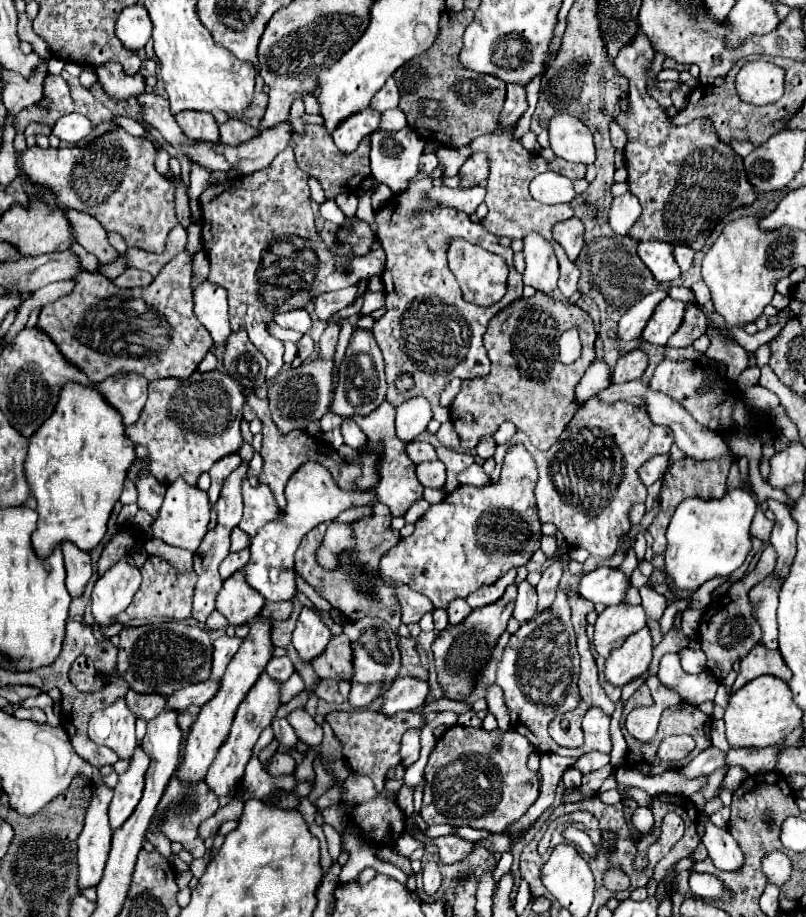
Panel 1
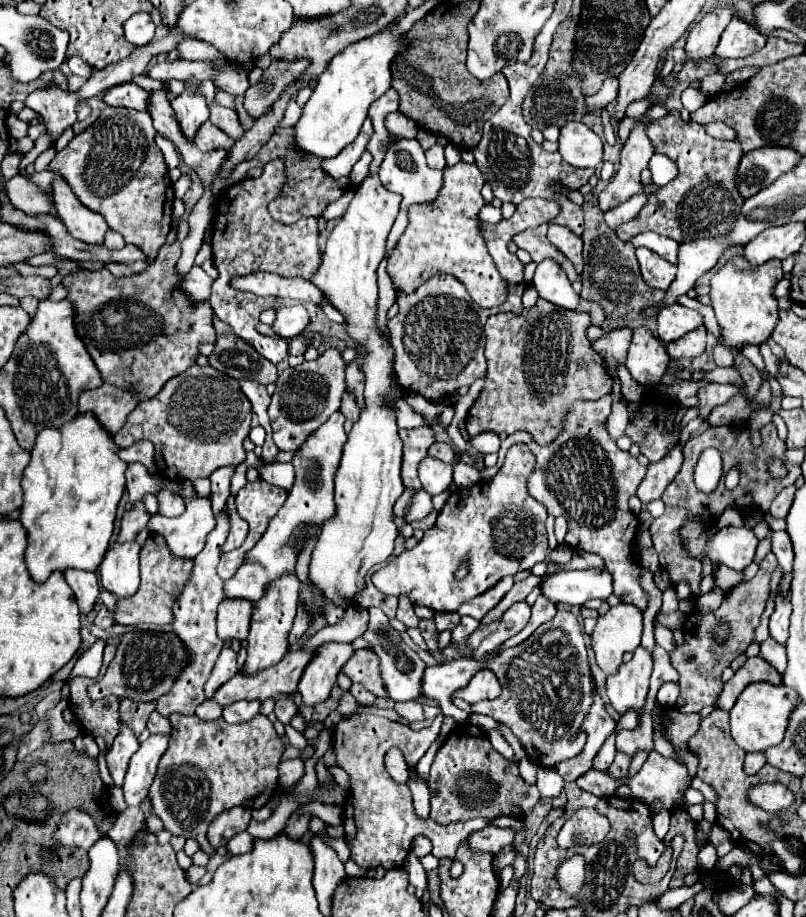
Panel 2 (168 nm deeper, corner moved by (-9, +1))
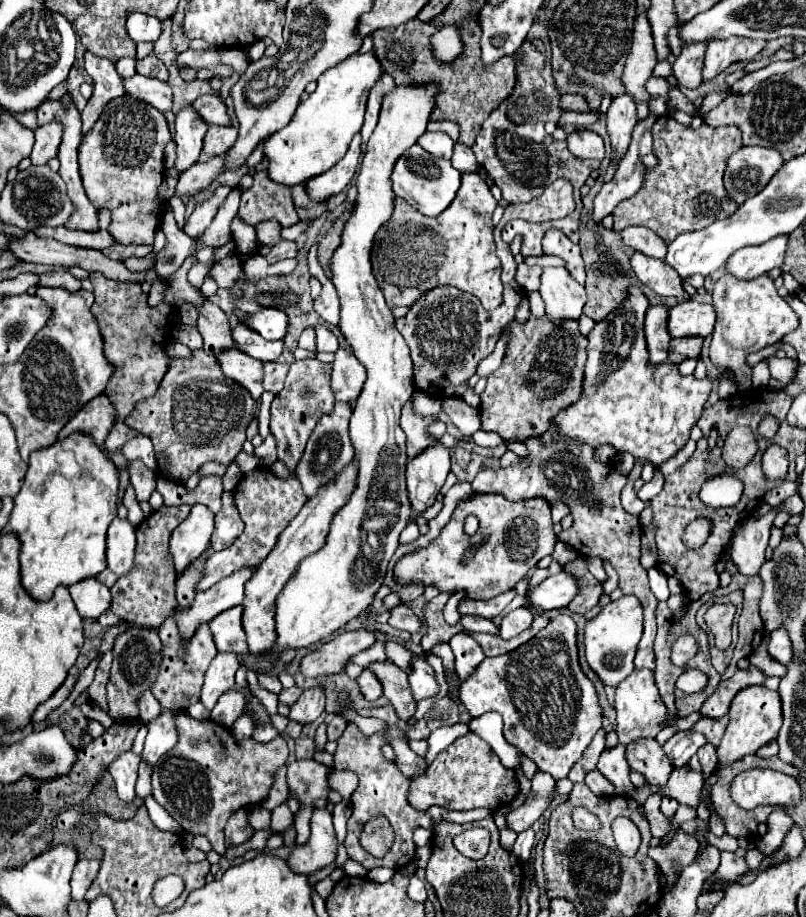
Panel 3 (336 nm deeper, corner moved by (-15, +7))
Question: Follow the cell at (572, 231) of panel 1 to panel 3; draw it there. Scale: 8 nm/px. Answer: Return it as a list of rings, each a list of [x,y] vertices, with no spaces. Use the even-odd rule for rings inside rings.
[[[549,229],[543,237],[543,251],[545,251],[545,255],[557,255],[557,257],[565,259],[567,269],[571,269],[571,275],[581,285],[585,285],[585,265],[583,265],[581,249],[563,231]]]

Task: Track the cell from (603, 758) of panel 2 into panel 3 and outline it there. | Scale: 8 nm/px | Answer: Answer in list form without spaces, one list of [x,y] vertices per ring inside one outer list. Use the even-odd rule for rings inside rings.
[[[617,743],[611,749],[605,749],[599,757],[597,769],[615,785],[615,793],[623,797],[631,797],[635,793],[635,785],[629,781],[629,765],[625,759],[625,745]]]

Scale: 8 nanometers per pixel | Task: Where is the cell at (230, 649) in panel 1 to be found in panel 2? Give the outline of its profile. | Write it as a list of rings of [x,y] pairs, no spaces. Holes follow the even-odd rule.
[[[225,645],[223,651],[221,651],[221,655],[219,655],[219,659],[215,661],[215,667],[213,667],[213,671],[211,671],[211,677],[209,677],[207,683],[205,683],[205,697],[211,699],[213,693],[215,693],[225,681],[229,681],[229,679],[235,677],[235,675],[237,675],[235,653],[233,653],[233,649],[231,649],[229,645]]]

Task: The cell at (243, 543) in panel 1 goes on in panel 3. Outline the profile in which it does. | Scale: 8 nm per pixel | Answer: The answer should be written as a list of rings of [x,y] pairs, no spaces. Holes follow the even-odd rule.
[[[231,491],[223,493],[223,507],[215,515],[215,533],[211,537],[211,547],[213,551],[223,551],[229,547],[245,529],[245,523],[239,517],[235,497]]]

